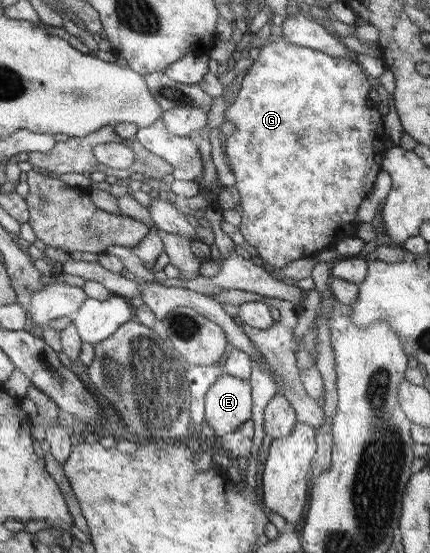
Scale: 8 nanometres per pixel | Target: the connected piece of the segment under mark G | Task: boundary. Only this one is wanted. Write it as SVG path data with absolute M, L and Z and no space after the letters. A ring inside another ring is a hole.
M283 37L265 42L258 49L258 57L251 63L249 69L246 70L246 75L241 79L241 87L233 104L223 112L225 122L235 125L235 132L225 137L222 152L225 152L224 157L229 160L228 167L234 175L234 188L239 192L241 219L237 229L242 234L243 241L257 251L263 264L267 263L278 270L293 259L309 258L314 256L319 249L333 248L338 241L356 235L353 217L355 217L357 205L371 193L375 175L379 173L379 163L382 163L381 157L375 157L375 155L383 153L385 149L383 141L386 140L386 136L383 129L383 115L377 113L373 103L367 101L369 89L371 89L367 83L367 77L361 71L361 67L353 63L353 60L330 57L329 54L321 53L319 50L293 45Z

